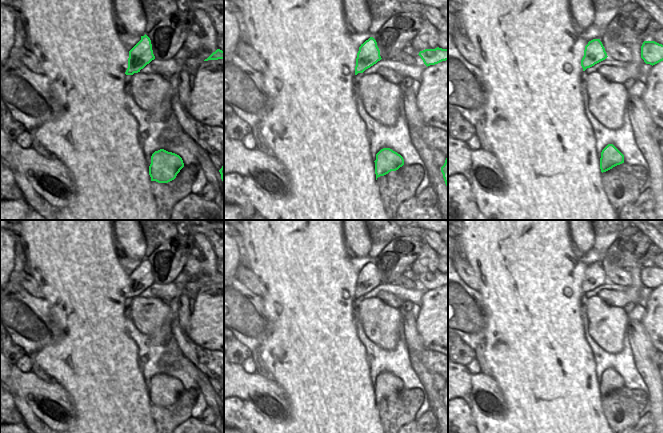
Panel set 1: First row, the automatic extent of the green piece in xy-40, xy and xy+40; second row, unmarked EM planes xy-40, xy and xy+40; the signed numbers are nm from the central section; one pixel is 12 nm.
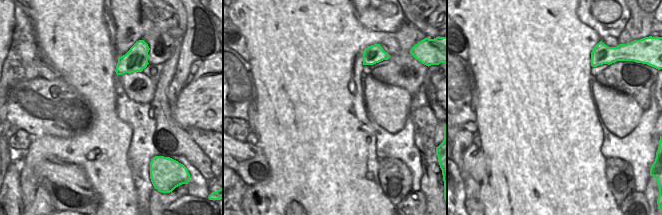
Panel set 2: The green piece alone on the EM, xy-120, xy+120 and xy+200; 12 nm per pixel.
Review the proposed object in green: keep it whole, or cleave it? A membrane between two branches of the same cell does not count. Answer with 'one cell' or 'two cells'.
one cell

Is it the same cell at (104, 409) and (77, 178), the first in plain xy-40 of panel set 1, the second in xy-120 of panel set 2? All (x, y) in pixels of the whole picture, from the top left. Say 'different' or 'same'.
different

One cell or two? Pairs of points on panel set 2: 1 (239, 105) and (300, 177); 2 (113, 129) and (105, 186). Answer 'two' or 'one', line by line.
1: two
2: one

